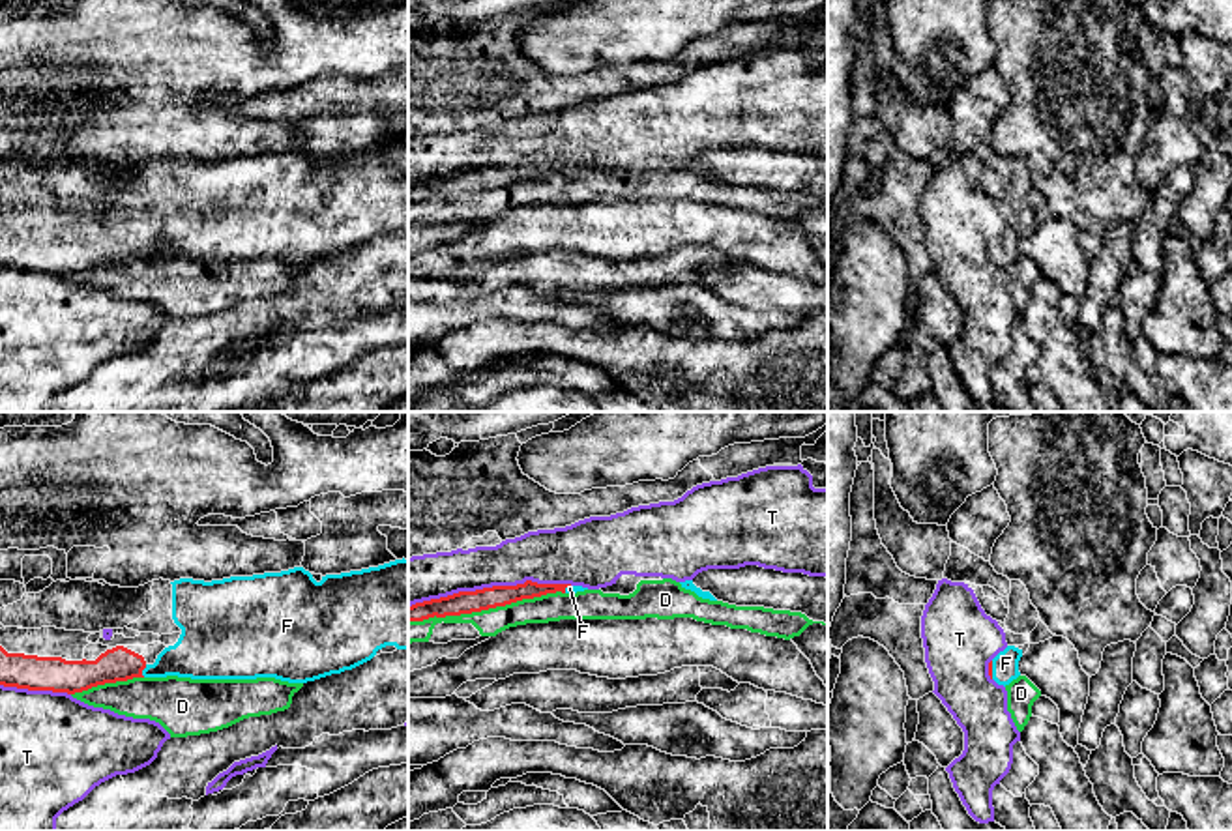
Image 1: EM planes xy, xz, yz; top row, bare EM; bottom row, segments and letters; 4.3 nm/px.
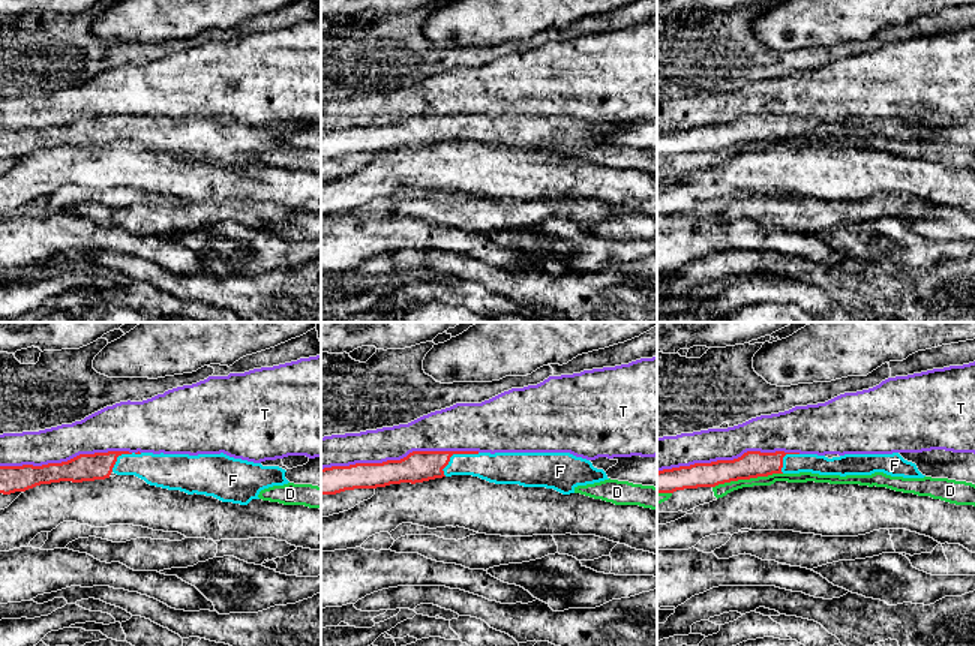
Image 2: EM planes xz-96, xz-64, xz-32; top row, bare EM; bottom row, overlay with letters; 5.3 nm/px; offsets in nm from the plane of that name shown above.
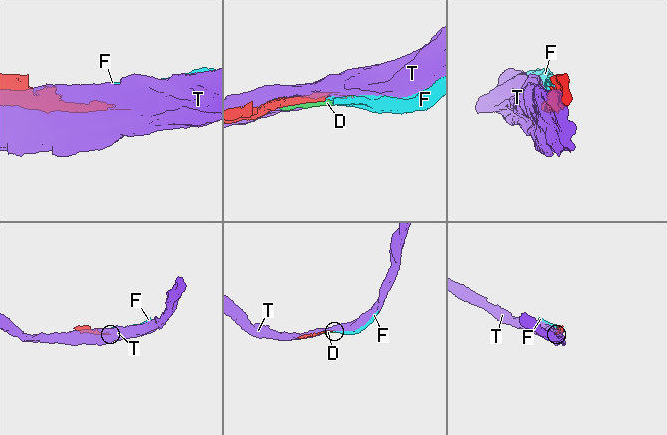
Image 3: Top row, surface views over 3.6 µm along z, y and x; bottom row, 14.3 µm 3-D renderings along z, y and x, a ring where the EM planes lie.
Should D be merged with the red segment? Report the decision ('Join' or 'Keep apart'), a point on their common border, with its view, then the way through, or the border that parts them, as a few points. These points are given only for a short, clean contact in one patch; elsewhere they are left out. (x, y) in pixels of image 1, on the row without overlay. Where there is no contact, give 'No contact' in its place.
Keep apart. Touches red at xz (485, 189)

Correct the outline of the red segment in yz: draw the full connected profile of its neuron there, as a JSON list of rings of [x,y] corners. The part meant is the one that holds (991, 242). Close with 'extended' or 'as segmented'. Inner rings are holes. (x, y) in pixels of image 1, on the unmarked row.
[[[1007,226],[989,243],[989,256],[998,266],[1009,266],[1013,260],[1020,256],[1019,241],[1022,238],[1022,230],[1015,226]]]; extended

